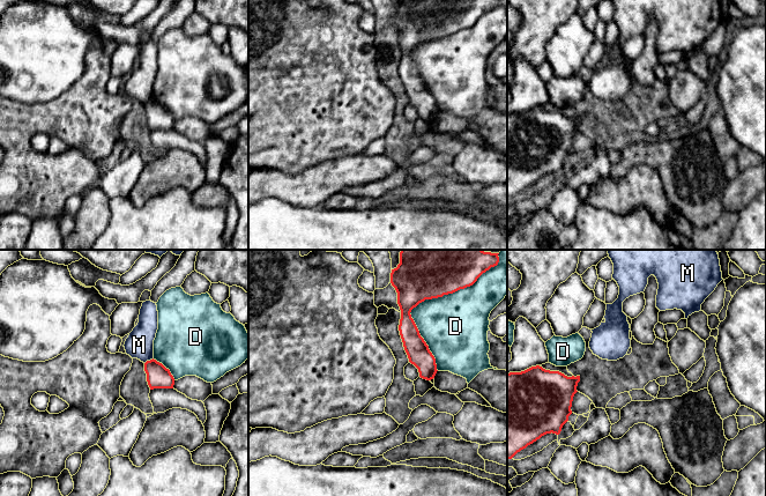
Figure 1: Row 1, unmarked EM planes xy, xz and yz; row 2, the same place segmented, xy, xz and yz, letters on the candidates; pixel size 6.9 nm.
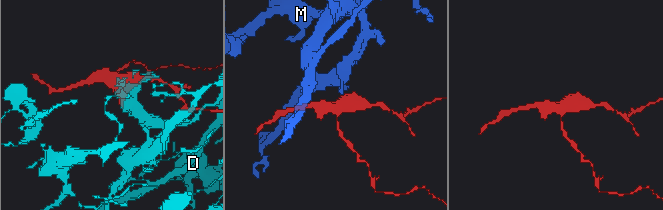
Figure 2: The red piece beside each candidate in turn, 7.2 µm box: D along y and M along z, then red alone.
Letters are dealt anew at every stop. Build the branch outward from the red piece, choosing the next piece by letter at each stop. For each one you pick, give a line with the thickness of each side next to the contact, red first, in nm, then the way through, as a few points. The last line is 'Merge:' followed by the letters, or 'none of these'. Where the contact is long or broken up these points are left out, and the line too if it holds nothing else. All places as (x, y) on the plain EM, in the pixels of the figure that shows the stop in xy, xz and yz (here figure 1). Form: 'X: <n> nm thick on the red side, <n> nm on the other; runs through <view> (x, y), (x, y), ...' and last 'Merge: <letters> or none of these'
Merge: none of these

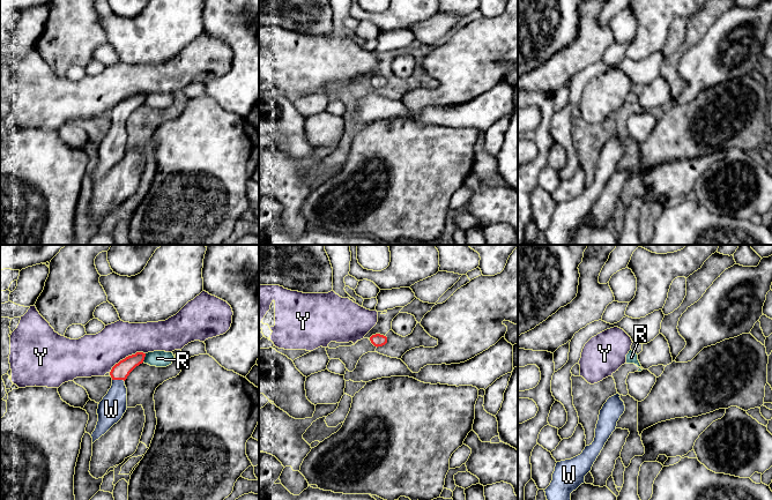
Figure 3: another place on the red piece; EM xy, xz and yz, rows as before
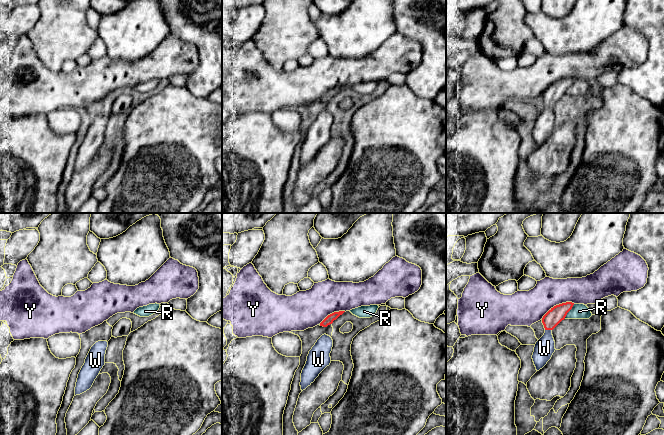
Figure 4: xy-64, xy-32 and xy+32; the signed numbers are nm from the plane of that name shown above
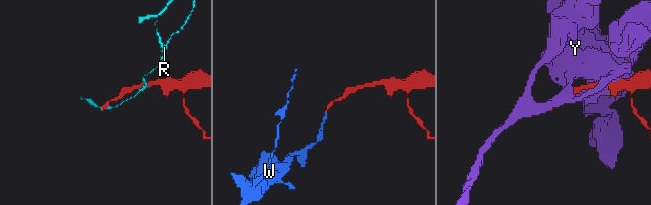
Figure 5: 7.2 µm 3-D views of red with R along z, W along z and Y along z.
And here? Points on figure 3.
W: 120 nm thick on the red side, 190 nm on the other; runs through xy (120, 112), (118, 120), (118, 134), (111, 150)
Merge: W

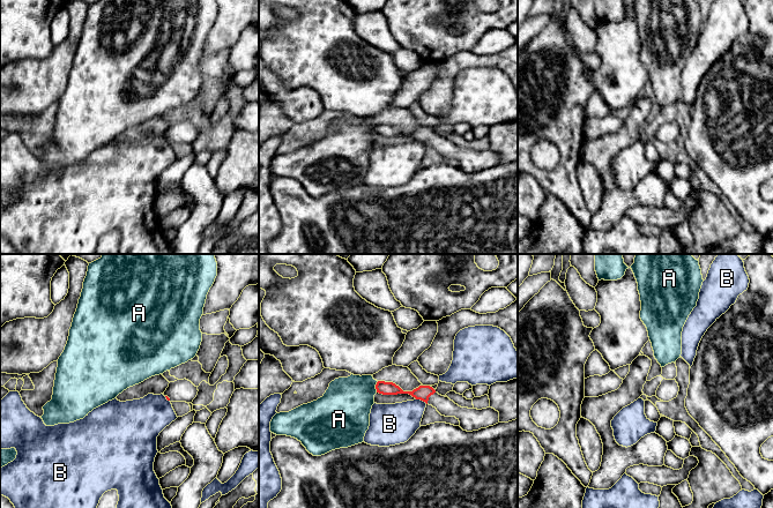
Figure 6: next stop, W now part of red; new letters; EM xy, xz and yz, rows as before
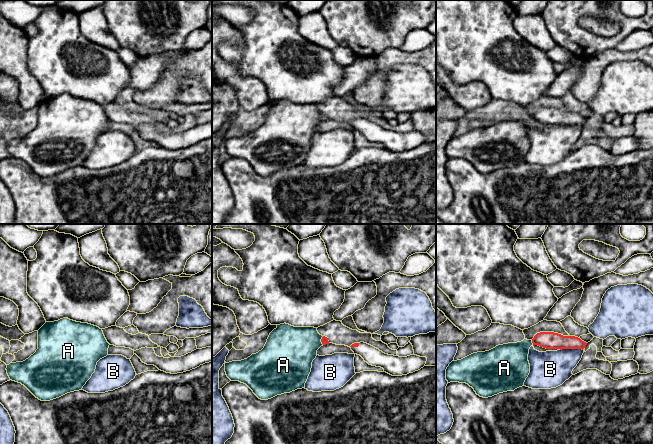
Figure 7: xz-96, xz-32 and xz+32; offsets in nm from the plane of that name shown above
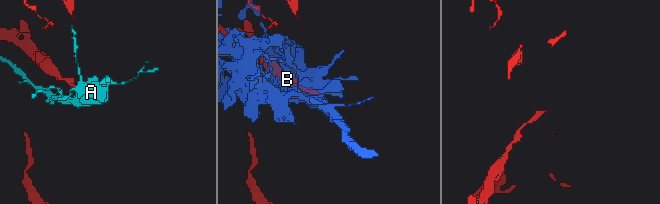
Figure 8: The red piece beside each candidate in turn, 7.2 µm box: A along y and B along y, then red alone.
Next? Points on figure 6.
Merge: none of these

